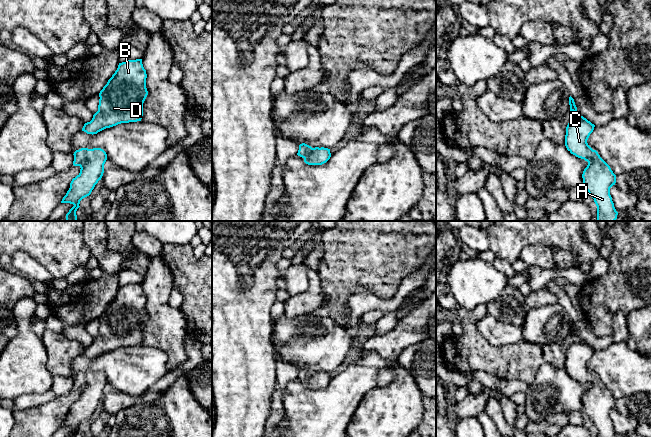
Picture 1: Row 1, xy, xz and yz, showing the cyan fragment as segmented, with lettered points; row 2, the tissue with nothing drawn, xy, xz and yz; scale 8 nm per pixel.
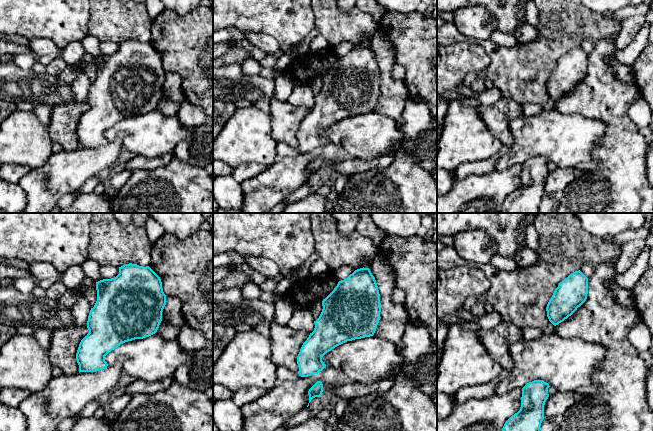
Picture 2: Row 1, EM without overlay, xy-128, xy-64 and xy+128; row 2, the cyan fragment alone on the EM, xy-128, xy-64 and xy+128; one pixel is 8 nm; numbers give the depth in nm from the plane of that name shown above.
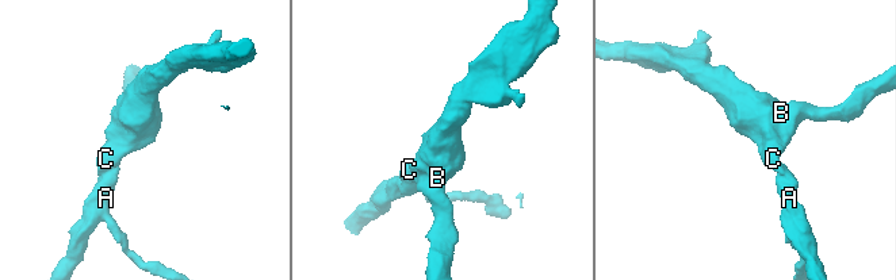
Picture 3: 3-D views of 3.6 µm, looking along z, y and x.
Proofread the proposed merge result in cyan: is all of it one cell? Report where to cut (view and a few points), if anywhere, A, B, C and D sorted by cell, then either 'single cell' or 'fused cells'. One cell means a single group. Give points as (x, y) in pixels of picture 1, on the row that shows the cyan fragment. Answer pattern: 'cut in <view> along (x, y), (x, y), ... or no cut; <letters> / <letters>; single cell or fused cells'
no cut; A B C D; single cell

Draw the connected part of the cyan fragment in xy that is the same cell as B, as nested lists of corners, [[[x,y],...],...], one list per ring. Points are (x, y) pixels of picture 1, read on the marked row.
[[[142,59],[119,63],[117,70],[99,93],[98,111],[90,122],[84,124],[82,131],[93,135],[121,123],[141,121],[143,103],[148,95],[146,78],[147,74]]]

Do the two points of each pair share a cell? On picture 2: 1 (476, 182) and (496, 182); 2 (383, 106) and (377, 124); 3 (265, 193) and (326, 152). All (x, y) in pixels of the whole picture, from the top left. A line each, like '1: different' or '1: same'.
1: same
2: different
3: same

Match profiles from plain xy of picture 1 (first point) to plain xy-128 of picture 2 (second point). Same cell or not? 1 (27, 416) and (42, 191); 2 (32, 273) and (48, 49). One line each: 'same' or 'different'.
1: same
2: same

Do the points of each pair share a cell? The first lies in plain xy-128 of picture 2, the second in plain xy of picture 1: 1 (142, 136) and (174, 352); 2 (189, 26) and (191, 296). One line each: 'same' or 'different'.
1: different
2: same

